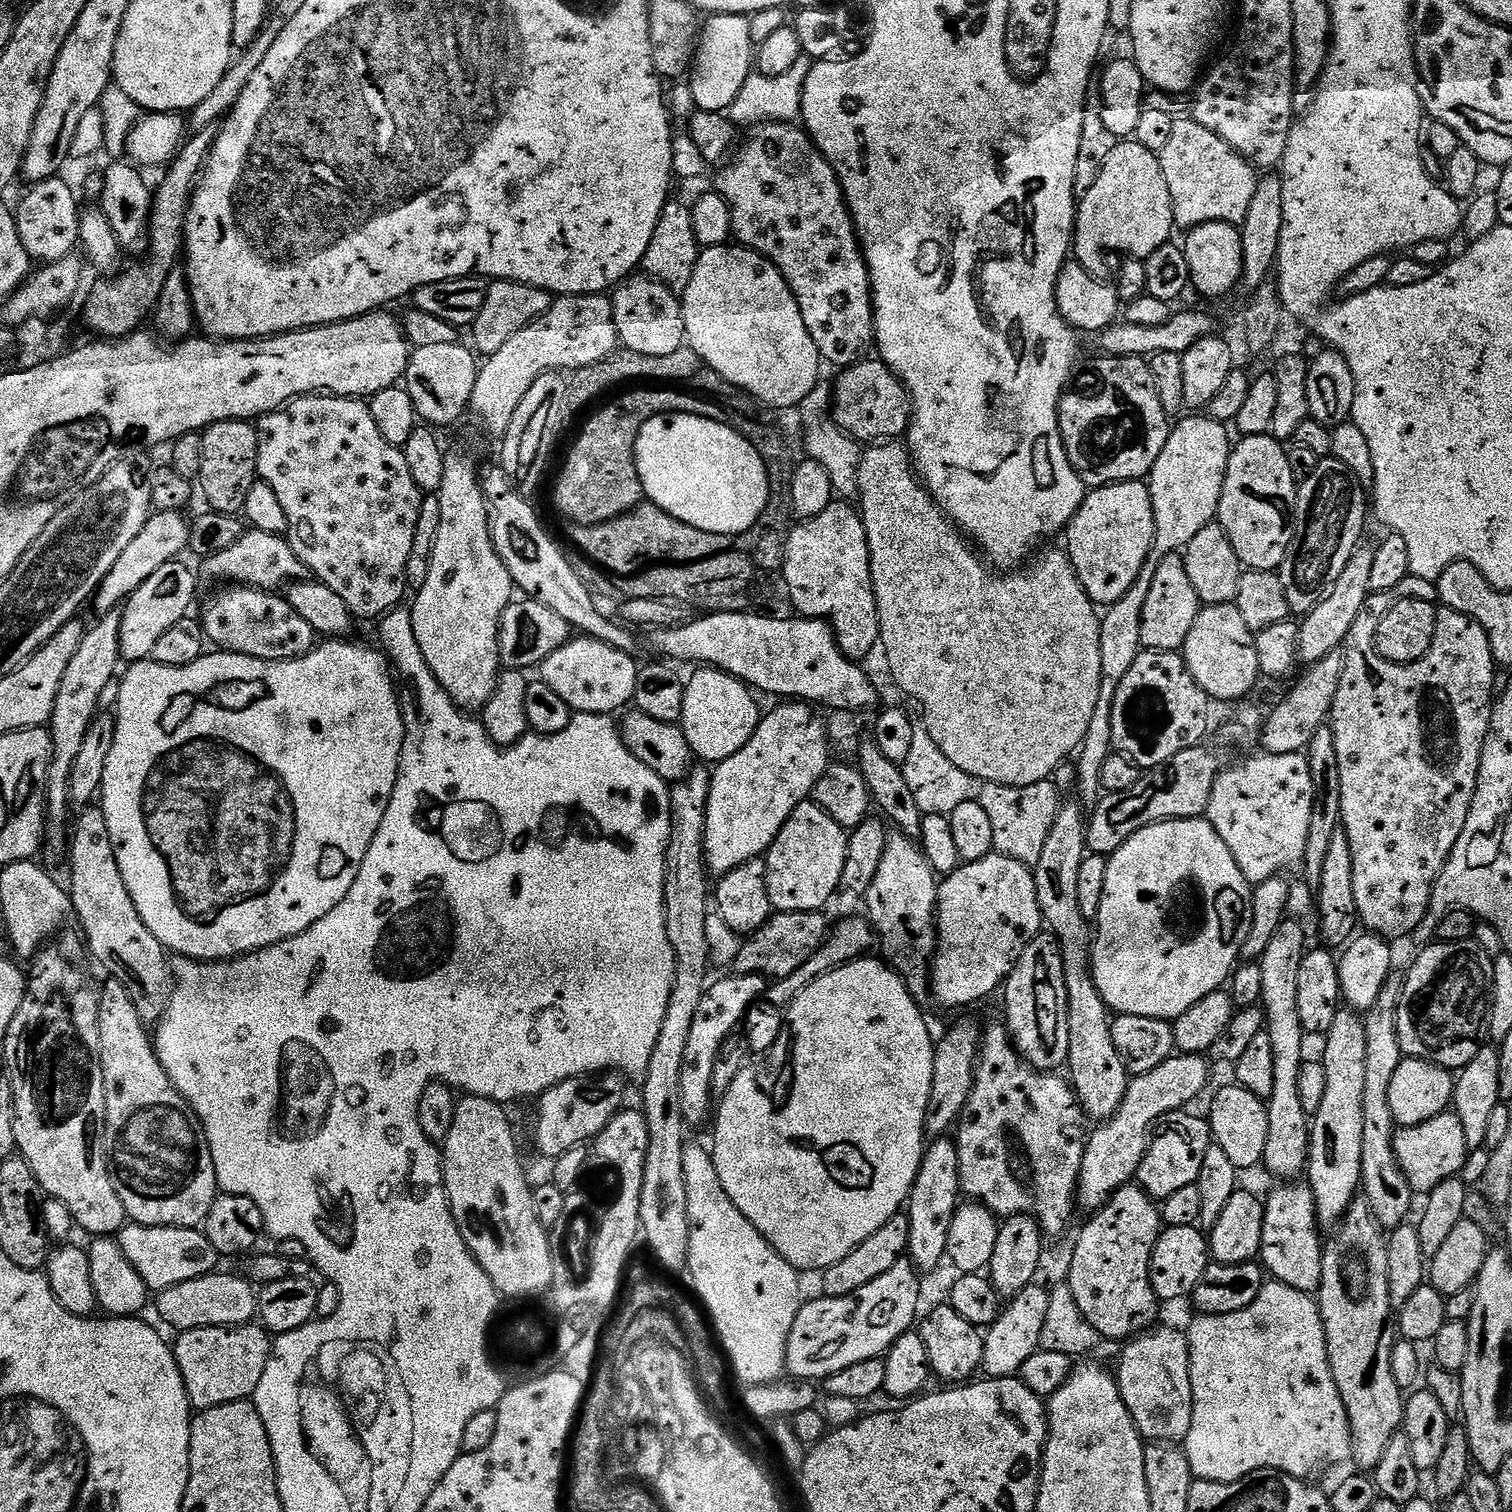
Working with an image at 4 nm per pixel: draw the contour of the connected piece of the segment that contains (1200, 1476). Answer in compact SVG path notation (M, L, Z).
M1265 1283L1260 1296L1250 1306L1225 1316L1195 1317L1189 1328L1186 1328L1188 1337L1188 1357L1190 1358L1190 1382L1192 1383L1192 1421L1190 1434L1182 1442L1182 1451L1188 1456L1190 1470L1197 1480L1209 1480L1215 1484L1229 1484L1243 1480L1251 1472L1261 1472L1263 1468L1273 1468L1284 1472L1287 1476L1308 1478L1312 1471L1323 1460L1332 1460L1336 1452L1341 1452L1345 1458L1352 1454L1352 1432L1348 1429L1348 1411L1338 1394L1338 1386L1334 1382L1332 1367L1328 1361L1328 1347L1324 1324L1320 1321L1319 1303L1309 1293L1288 1288L1282 1283Z

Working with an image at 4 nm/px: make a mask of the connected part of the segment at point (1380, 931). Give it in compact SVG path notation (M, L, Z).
M1445 608L1442 614L1438 614L1437 633L1434 634L1430 650L1421 660L1413 660L1398 667L1396 674L1396 688L1398 688L1398 718L1394 718L1394 712L1390 712L1388 706L1374 706L1374 698L1368 690L1362 690L1362 664L1358 660L1352 660L1350 664L1344 664L1342 678L1338 686L1338 694L1332 703L1330 727L1334 734L1334 746L1338 750L1338 774L1340 775L1340 805L1342 814L1340 823L1344 833L1350 842L1350 854L1354 858L1354 902L1356 903L1356 915L1359 923L1364 924L1369 933L1387 938L1396 942L1399 936L1411 937L1412 932L1422 922L1422 918L1428 913L1428 903L1432 901L1432 888L1436 880L1442 874L1462 830L1466 826L1466 818L1470 814L1472 799L1476 793L1476 779L1482 762L1482 750L1490 730L1492 710L1494 707L1494 692L1492 687L1496 684L1496 671L1498 665L1493 660L1490 642L1486 630L1479 625L1478 621L1472 620L1466 614L1456 613L1452 609Z

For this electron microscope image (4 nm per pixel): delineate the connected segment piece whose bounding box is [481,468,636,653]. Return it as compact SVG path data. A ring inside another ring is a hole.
M495 468L483 473L481 488L484 501L487 502L488 519L492 530L492 543L500 560L506 565L513 583L531 600L554 610L566 619L575 631L589 639L606 642L616 649L631 653L636 642L627 627L615 619L608 620L596 609L595 597L584 586L571 568L566 552L562 552L557 544L544 530L535 510L520 492L515 490L511 480L501 469Z

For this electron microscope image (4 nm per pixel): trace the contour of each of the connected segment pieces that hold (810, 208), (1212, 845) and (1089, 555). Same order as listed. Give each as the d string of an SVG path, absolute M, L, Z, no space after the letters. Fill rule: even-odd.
M761 122L749 132L752 133L748 141L745 144L743 141L735 155L717 171L721 172L717 174L714 184L715 191L724 196L730 206L735 239L743 247L768 257L784 275L784 281L791 286L802 310L802 322L806 322L806 330L810 330L810 338L814 338L821 357L827 363L829 360L839 366L851 366L873 351L876 327L868 263L864 260L860 238L852 223L852 213L848 210L840 179L803 127L792 122ZM840 300L846 300L844 314L838 312L838 306L842 304Z
M1207 818L1194 820L1163 820L1157 824L1146 826L1133 834L1118 851L1107 857L1106 882L1102 890L1102 906L1094 921L1094 939L1092 942L1092 977L1113 1013L1122 1016L1141 1016L1142 1018L1158 1018L1174 1022L1190 1006L1202 1002L1206 994L1221 991L1229 983L1230 977L1241 959L1240 951L1250 930L1252 916L1253 885L1242 874L1238 862L1234 862L1234 854L1230 854L1230 846L1222 842L1218 830L1214 830Z
M1127 480L1091 489L1066 529L1066 551L1074 570L1097 606L1121 600L1134 586L1138 574L1150 560L1154 542L1154 510L1144 480Z

